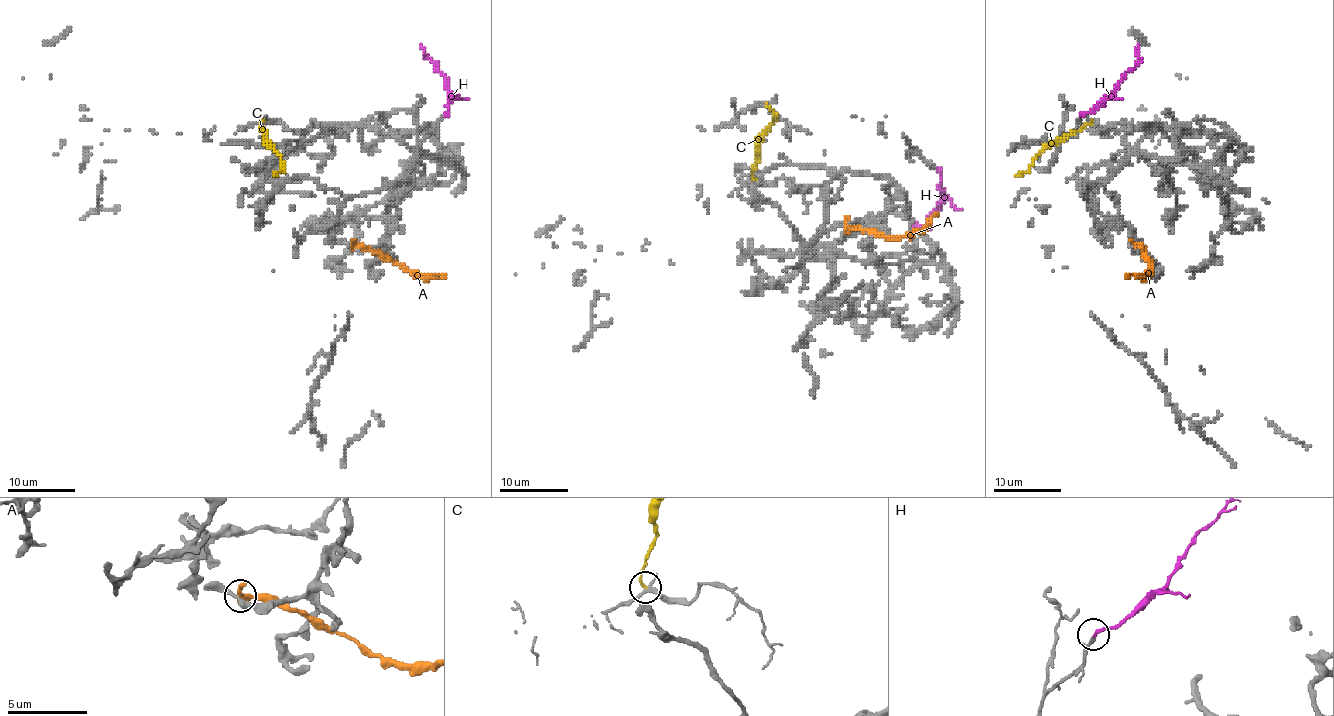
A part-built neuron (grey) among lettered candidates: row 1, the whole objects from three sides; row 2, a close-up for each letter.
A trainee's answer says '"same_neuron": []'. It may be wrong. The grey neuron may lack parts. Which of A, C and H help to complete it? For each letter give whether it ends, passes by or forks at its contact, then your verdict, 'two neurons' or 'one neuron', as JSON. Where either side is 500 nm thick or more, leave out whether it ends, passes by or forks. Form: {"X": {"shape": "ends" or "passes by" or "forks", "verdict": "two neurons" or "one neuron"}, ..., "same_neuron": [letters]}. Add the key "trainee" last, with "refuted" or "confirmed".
{"A": {"shape": "passes by", "verdict": "two neurons"}, "C": {"shape": "ends", "verdict": "two neurons"}, "H": {"shape": "ends", "verdict": "one neuron"}, "same_neuron": ["H"], "trainee": "refuted"}

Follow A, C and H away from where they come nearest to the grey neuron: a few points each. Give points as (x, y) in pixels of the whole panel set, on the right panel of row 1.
A: (1136, 246), (1149, 259), (1149, 268), (1143, 275), (1125, 273)
C: (1092, 121), (1050, 141), (1030, 167), (1016, 174)
H: (1081, 115), (1092, 114), (1136, 64), (1139, 59), (1136, 54), (1137, 44)

